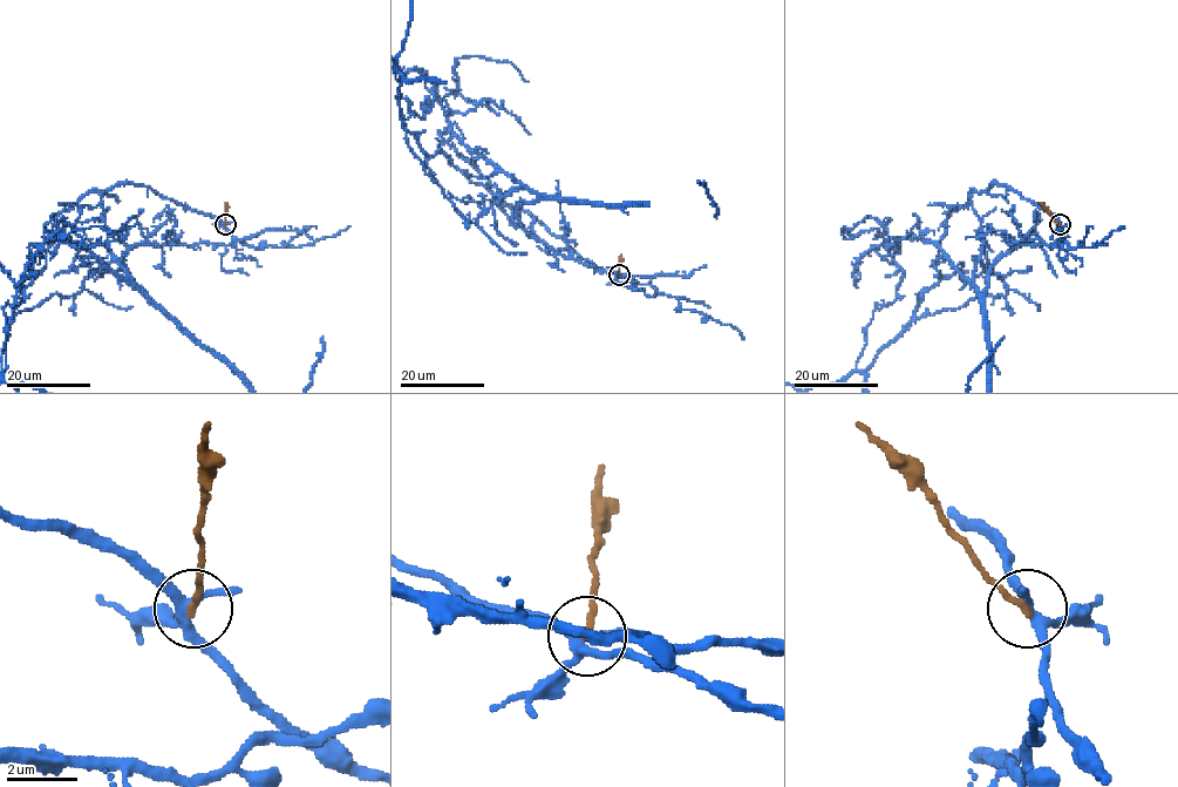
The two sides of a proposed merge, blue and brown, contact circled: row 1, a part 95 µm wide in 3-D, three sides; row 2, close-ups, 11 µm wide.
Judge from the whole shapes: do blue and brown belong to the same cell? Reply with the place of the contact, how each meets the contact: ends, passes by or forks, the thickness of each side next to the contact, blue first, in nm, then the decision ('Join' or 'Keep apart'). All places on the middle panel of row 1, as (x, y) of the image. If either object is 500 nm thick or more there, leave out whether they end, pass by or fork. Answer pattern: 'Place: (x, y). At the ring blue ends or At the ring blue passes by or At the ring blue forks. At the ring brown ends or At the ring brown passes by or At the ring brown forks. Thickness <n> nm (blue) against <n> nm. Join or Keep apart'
Place: (619, 275). At the ring blue forks. At the ring brown ends. Thickness 240 nm (blue) against 200 nm. Keep apart

